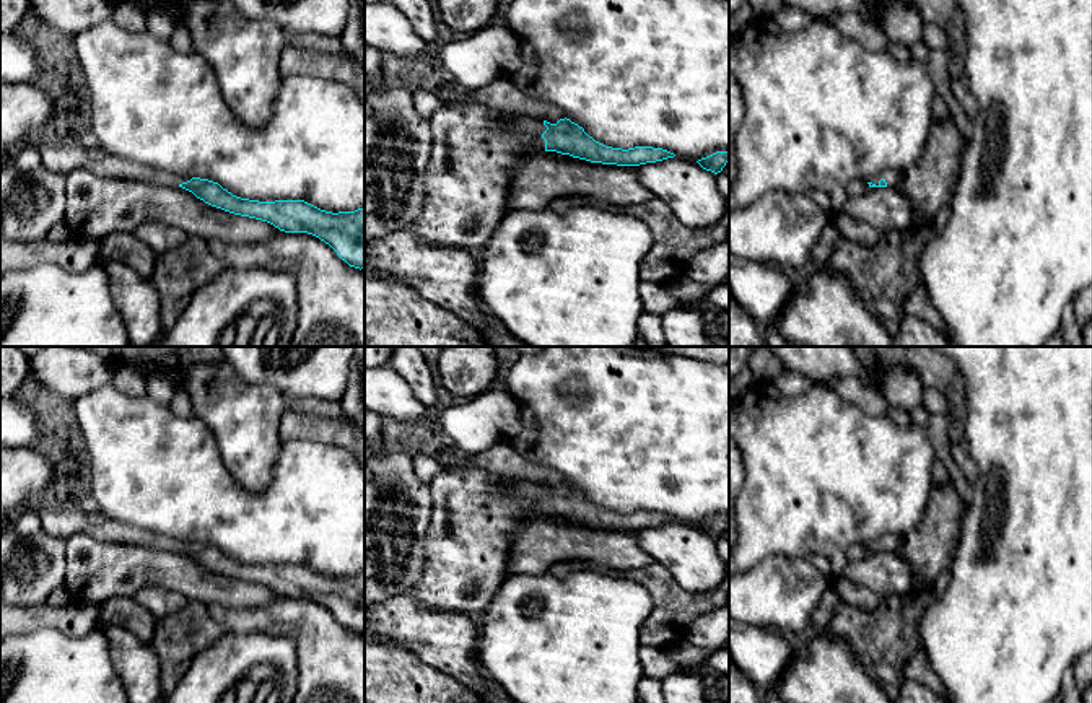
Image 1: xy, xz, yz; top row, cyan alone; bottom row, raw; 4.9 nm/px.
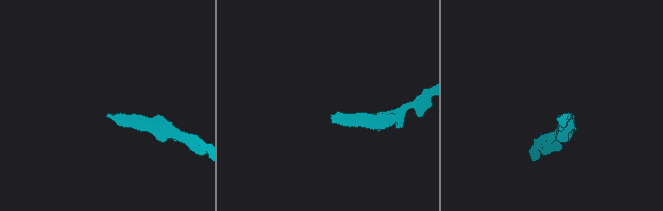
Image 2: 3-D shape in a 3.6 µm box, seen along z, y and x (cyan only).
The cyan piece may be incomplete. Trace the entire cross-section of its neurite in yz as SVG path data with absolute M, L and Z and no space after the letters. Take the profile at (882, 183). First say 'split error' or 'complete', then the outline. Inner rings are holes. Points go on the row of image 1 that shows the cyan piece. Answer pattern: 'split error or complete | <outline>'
split error | M887 169L874 177L867 179L869 187L893 187L898 184L902 174L893 169Z

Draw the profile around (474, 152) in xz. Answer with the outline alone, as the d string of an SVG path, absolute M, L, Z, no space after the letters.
M465 98L443 103L430 119L433 145L425 174L425 205L405 229L422 242L469 252L477 252L488 242L506 215L513 171L539 153L534 146L535 133L514 129L511 119L469 103Z

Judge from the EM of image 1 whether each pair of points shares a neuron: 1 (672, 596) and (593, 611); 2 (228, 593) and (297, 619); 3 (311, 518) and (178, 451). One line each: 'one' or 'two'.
1: two
2: two
3: one

